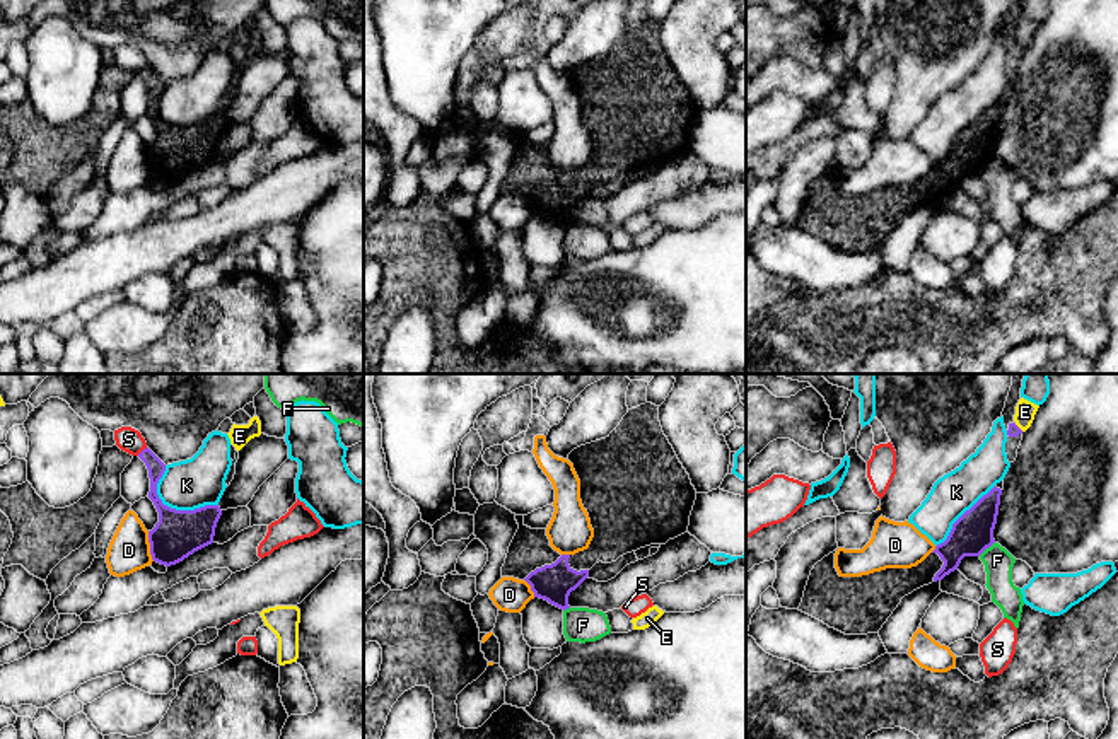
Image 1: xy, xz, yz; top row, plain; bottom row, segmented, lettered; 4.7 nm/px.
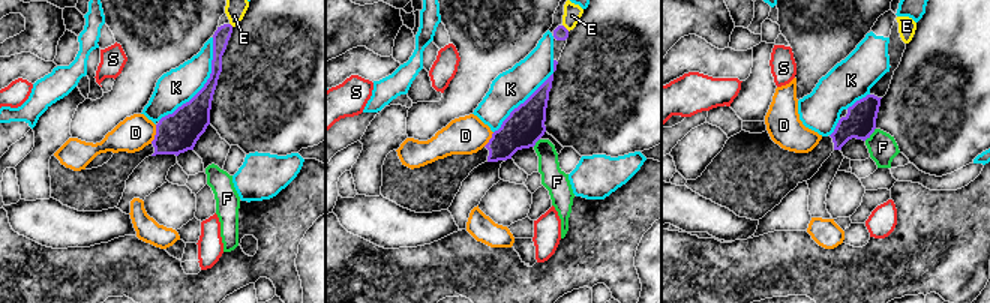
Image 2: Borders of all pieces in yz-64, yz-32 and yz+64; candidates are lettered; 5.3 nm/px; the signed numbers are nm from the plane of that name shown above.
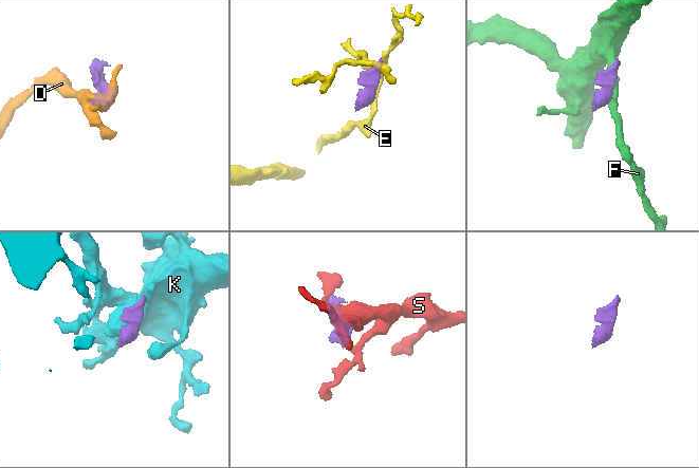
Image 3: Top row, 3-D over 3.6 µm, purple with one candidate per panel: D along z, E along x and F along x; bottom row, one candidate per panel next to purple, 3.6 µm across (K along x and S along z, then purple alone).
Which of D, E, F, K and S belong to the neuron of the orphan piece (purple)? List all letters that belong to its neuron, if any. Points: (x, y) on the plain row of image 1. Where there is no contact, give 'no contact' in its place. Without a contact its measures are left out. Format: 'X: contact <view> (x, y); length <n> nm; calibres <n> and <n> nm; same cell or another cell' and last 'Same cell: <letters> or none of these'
D: contact xy (151, 164); length 150 nm; calibres 220 and 190 nm; another cell
E: contact yz (1018, 45); length 60 nm; calibres 60 and 100 nm; another cell
F: contact yz (985, 166); length 100 nm; calibres 190 and 140 nm; another cell
K: contact xy (173, 127); length 320 nm; calibres 220 and 240 nm; another cell
S: contact xy (144, 67); length 70 nm; calibres 80 and 120 nm; another cell
Same cell: none of these

